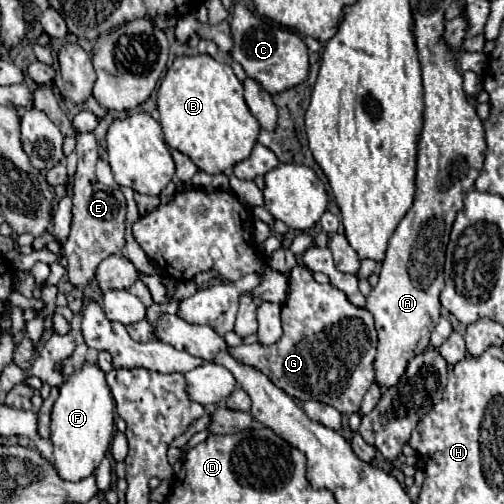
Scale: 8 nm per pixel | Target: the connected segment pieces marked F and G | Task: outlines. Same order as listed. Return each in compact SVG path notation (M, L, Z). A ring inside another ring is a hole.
M86 364L80 372L70 376L66 384L60 386L60 396L52 408L52 436L50 436L50 440L54 444L54 468L58 470L58 476L68 482L80 482L80 480L92 476L108 452L112 434L114 434L114 400L112 400L110 388L106 384L104 372L94 364Z
M304 266L290 272L288 284L290 294L282 306L282 338L272 346L240 344L230 348L230 354L242 364L262 370L280 390L300 402L318 400L346 416L358 412L364 394L374 384L372 362L378 338L372 314L352 306L344 292L330 284L318 284Z

